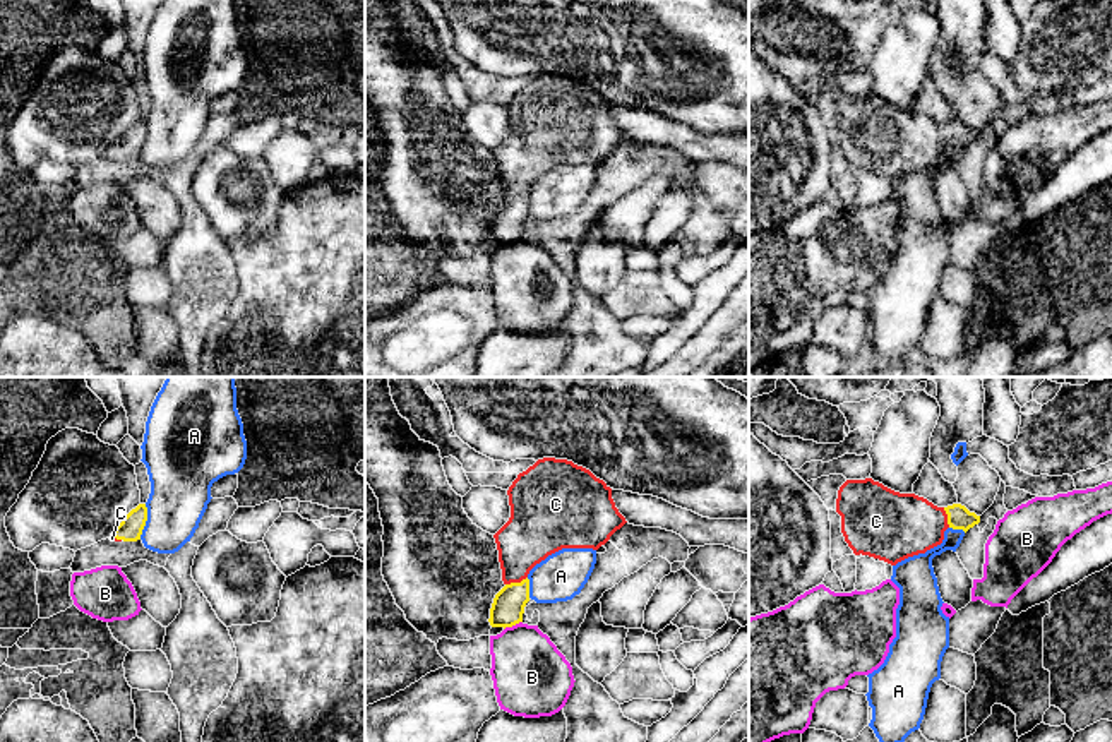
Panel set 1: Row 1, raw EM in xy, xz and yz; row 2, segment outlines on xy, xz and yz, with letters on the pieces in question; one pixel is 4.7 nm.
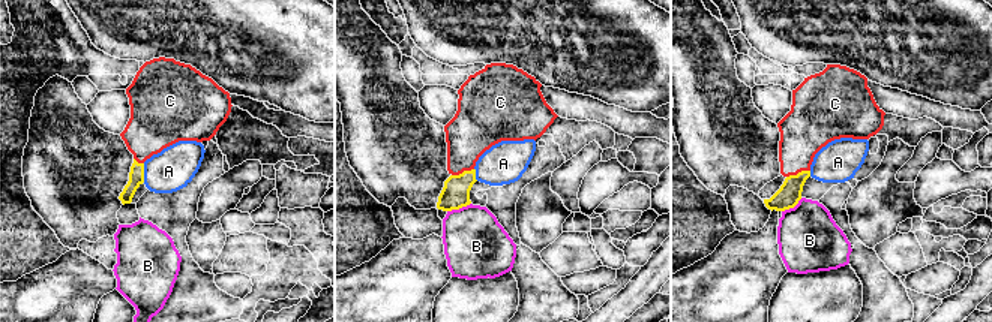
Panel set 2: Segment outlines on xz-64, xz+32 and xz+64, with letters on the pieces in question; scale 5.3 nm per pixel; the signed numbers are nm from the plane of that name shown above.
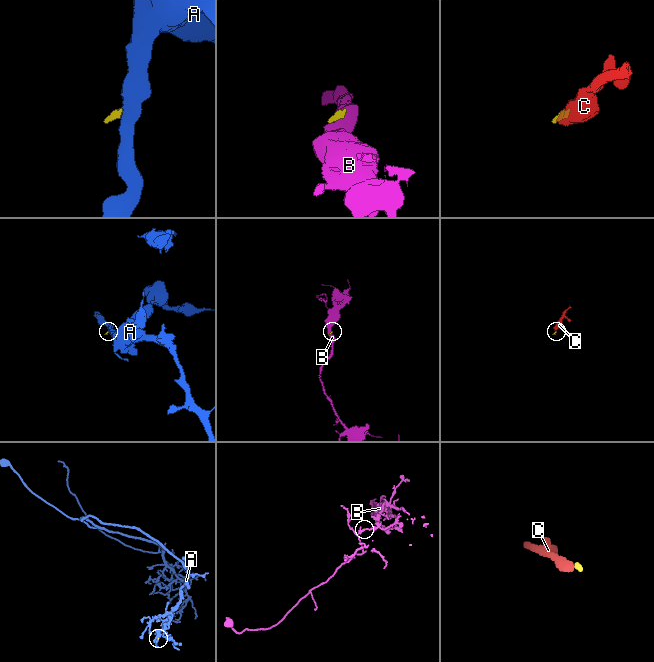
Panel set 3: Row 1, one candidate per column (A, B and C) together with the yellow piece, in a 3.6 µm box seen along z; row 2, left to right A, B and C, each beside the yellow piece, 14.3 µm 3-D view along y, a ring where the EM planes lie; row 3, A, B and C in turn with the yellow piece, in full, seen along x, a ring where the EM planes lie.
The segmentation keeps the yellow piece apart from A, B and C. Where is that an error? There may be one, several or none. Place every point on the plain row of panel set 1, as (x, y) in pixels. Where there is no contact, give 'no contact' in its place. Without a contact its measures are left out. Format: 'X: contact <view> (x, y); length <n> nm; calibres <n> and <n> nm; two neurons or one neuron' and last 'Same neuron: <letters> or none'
A: contact xy (146, 136); length 170 nm; calibres 110 and 280 nm; two neurons
B: contact xz (513, 240); length 100 nm; calibres 150 and 360 nm; two neurons
C: contact xz (516, 199); length 110 nm; calibres 150 and 260 nm; one neuron
Same neuron: C

